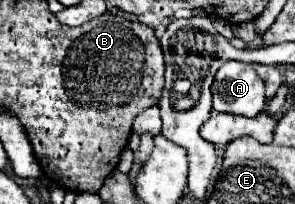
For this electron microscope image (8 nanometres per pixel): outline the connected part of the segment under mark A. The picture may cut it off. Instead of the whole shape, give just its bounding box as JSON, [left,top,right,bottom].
[212,60,266,116]

